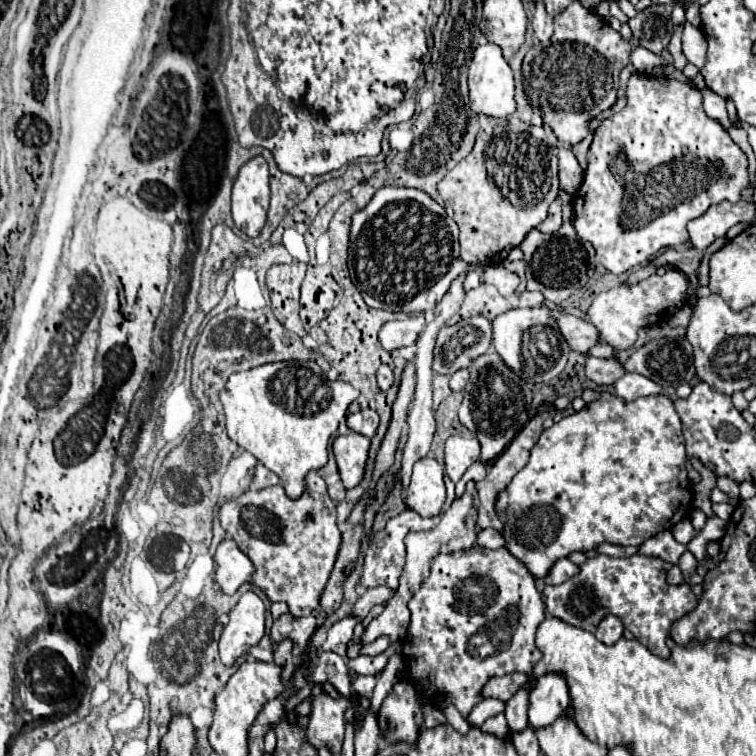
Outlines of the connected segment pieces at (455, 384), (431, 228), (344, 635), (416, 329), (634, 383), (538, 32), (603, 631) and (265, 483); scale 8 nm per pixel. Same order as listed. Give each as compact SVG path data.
M458 370L456 374L452 374L452 378L450 378L452 392L462 392L466 382L468 382L468 370Z
M382 188L374 194L370 204L356 212L350 228L350 248L348 248L348 270L354 286L360 290L364 302L370 308L380 308L388 312L426 312L434 310L436 304L448 292L452 280L474 266L460 258L458 226L448 216L448 212L436 204L426 192L414 188Z
M348 616L344 620L338 620L330 630L328 630L328 638L322 646L324 652L336 652L338 656L346 656L346 648L348 642L352 640L352 630L360 620L356 616Z
M410 316L406 320L386 322L380 330L380 342L384 350L398 350L404 346L412 346L422 330L424 330L424 316Z
M624 374L620 380L616 380L614 384L614 394L626 402L630 400L636 400L636 398L642 398L642 396L656 396L660 394L662 388L648 380L646 376L642 374Z
M540 2L536 4L534 16L532 16L532 28L534 28L534 36L540 42L550 40L550 36L552 36L552 16L546 12L544 4L540 4Z
M606 616L596 630L596 638L604 644L616 644L622 638L622 632L624 632L624 626L622 626L620 618Z
M258 464L254 480L252 480L252 488L264 490L264 488L270 488L270 486L276 486L276 484L280 484L280 478L274 472L270 472L264 464Z

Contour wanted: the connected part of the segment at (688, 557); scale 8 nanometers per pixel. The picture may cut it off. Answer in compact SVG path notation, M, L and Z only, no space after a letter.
M686 551L680 557L678 566L684 576L685 582L689 583L690 576L692 576L696 572L698 562L690 551Z

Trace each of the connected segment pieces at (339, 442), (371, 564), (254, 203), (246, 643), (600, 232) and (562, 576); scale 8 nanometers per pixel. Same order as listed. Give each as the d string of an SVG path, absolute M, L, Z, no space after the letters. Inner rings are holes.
M352 432L346 436L338 436L334 440L332 448L334 448L334 456L338 462L338 470L340 470L344 486L346 488L358 486L364 478L364 468L366 468L368 450L370 450L370 438Z
M444 474L444 484L447 496L442 507L442 512L438 516L422 518L418 512L406 510L406 512L390 518L386 522L384 530L372 534L370 546L368 546L366 554L364 554L364 566L362 566L362 574L360 574L360 586L362 588L374 588L374 586L386 586L386 588L392 588L392 590L398 588L398 578L400 578L402 568L404 568L404 554L406 554L406 550L404 550L404 538L406 538L406 534L410 534L410 532L424 532L424 530L434 528L440 522L440 516L448 510L455 498L455 483L446 474Z
M262 156L248 160L232 188L232 218L234 224L248 236L256 238L266 224L270 204L268 164Z
M246 592L230 612L230 622L220 636L220 658L232 666L242 654L256 646L266 632L266 606L260 596Z
M634 72L628 80L626 106L618 114L604 120L594 132L594 140L588 150L588 168L584 172L584 182L572 202L574 228L582 240L592 242L598 262L608 272L622 274L626 270L632 270L634 266L648 264L660 248L686 244L690 238L686 224L702 216L712 204L718 204L722 200L738 202L740 190L748 186L746 166L748 164L744 152L732 142L728 132L724 132L716 120L706 116L700 90L680 80L654 78L650 74ZM660 152L678 152L678 156L664 158ZM700 180L704 180L702 190L692 192L692 188L696 188Z
M560 558L550 568L550 572L544 576L544 584L562 584L570 576L574 576L576 572L578 572L578 566L576 564L572 564L568 558Z

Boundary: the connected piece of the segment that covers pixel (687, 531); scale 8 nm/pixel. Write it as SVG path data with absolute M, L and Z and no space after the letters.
M682 520L676 524L676 528L672 528L672 534L680 544L688 544L696 536L696 530L692 528L690 520Z

